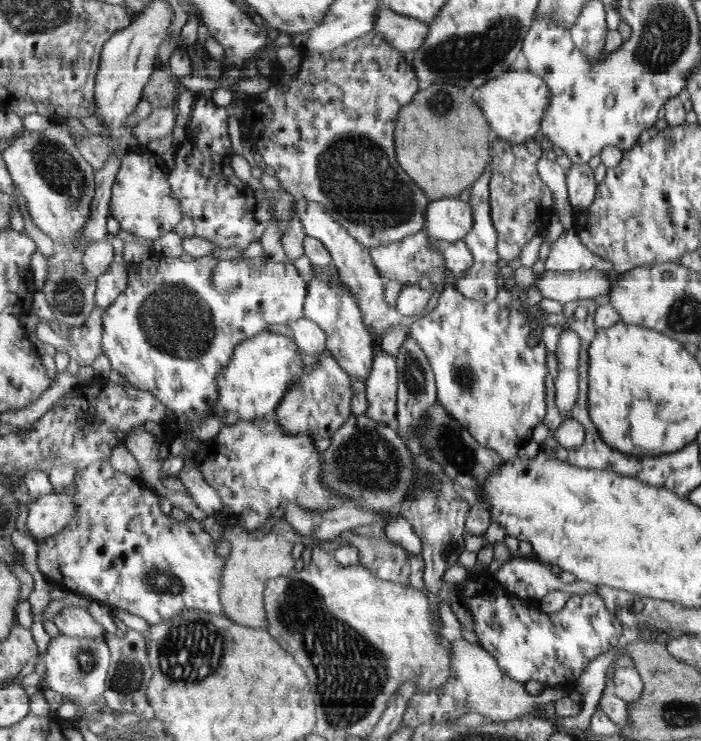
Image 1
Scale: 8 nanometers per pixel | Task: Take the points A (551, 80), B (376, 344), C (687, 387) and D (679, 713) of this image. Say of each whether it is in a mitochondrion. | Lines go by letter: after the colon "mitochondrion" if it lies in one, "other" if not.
A: other
B: other
C: other
D: mitochondrion

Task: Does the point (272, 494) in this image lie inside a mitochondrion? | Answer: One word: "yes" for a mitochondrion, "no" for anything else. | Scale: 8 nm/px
no

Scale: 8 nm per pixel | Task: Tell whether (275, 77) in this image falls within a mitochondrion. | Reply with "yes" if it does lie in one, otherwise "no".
no

